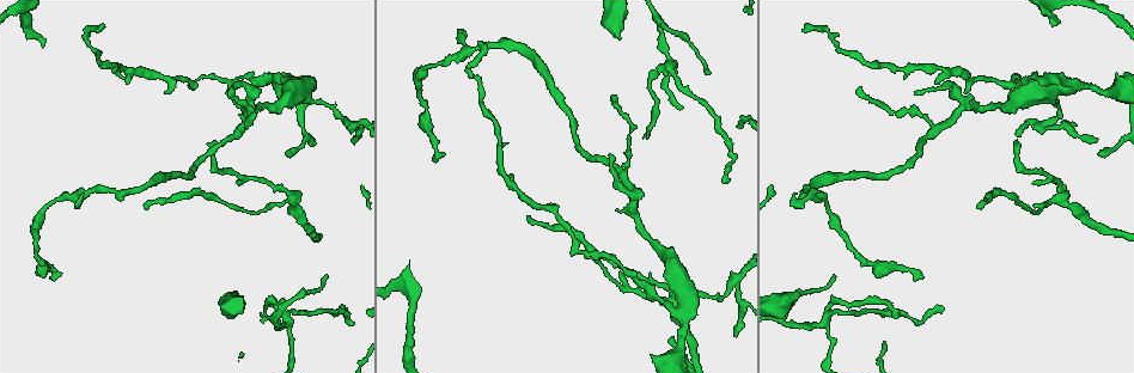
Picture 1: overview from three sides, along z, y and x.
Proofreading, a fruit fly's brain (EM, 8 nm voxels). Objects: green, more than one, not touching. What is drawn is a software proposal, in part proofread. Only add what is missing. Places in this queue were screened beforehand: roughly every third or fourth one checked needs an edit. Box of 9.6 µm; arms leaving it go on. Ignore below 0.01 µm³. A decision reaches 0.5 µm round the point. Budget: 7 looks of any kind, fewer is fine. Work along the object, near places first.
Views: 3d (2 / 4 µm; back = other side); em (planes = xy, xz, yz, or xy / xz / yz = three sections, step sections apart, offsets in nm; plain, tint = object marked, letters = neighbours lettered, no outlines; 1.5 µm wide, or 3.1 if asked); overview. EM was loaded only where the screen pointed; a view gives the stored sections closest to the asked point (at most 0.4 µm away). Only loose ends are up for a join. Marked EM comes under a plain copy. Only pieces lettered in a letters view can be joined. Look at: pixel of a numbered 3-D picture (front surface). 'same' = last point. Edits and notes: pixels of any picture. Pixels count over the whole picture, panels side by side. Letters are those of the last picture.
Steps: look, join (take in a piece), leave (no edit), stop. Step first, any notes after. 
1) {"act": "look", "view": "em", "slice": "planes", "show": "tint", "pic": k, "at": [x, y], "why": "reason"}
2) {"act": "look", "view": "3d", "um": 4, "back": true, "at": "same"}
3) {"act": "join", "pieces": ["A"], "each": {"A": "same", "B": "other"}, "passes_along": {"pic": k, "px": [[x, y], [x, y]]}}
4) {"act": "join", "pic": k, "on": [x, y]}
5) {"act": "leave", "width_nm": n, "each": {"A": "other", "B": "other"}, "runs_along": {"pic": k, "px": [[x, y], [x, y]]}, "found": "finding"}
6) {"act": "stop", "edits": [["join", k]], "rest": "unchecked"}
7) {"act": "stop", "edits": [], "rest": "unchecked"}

{"act": "look", "view": "em", "slice": "planes", "show": "letters", "pic": 1, "at": [614, 99], "why": "branch stops here"}

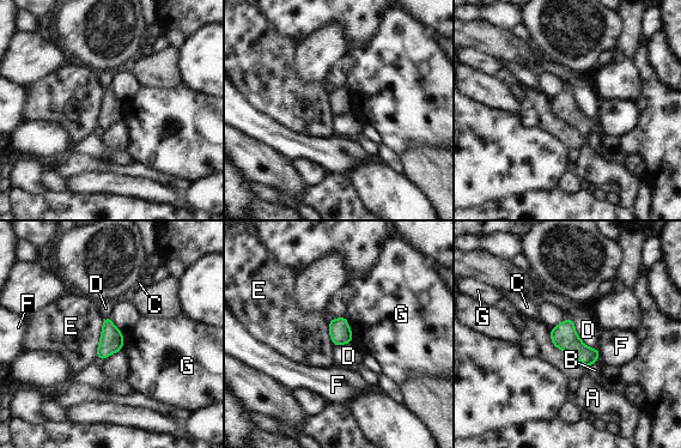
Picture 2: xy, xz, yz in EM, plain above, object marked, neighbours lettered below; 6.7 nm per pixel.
{"act": "leave", "each": {"A": "other", "B": "other", "C": "other", "D": "other", "E": "other", "F": "other", "G": "other"}, "found": "none of them fits"}

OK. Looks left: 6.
{"act": "look", "view": "3d", "um": 4, "back": true, "pic": 1, "at": [351, 141], "why": "tapers out"}

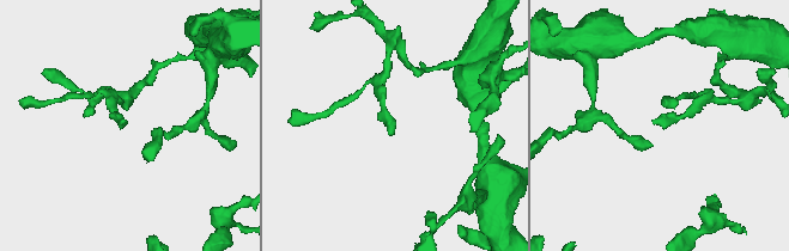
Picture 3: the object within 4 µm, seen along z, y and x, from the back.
{"act": "look", "view": "em", "slice": "xy", "step": 8, "show": "tint", "pic": 3, "at": [390, 135], "why": "now the EM"}

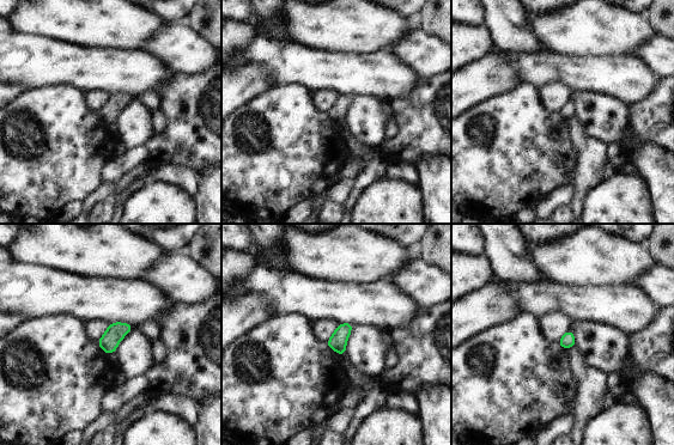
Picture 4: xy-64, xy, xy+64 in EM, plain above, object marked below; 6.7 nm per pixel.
{"act": "look", "view": "em", "slice": "xz", "step": 8, "show": "letters", "at": "same"}

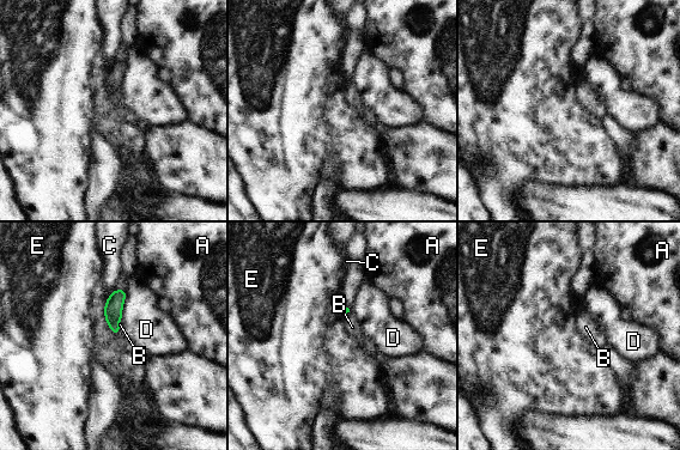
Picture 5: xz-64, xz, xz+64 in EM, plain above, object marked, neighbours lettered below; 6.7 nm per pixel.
{"act": "leave", "width_nm": 110, "each": {"A": "other", "B": "other", "C": "other", "D": "other", "E": "other"}, "border": {"pic": 5, "px": [[126, 289], [122, 317], [120, 320]]}, "found": "none of them fits"}

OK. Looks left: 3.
{"act": "look", "view": "em", "slice": "yz", "step": 4, "show": "tint", "pic": 1, "at": [723, 183], "why": "tapers out"}

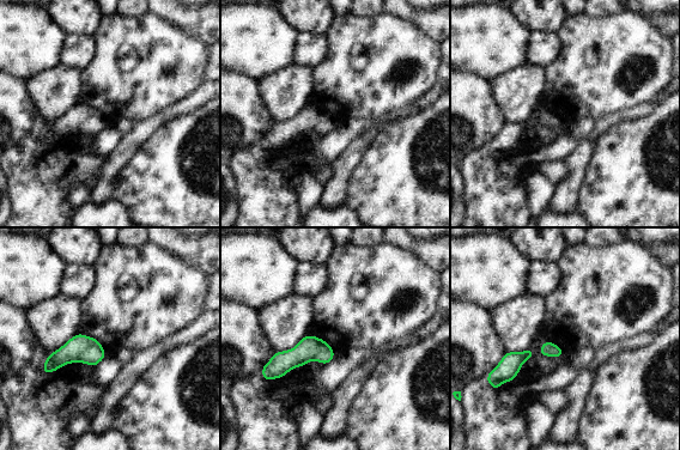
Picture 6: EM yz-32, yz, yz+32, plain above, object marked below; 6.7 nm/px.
{"act": "look", "view": "em", "slice": "planes", "show": "letters", "at": "same", "why": "another direction"}

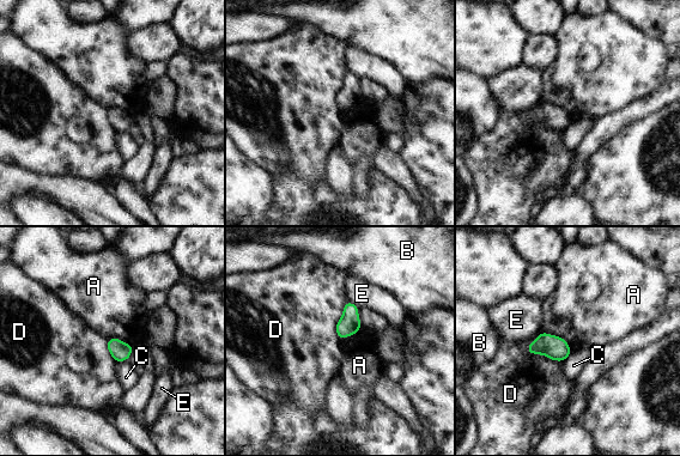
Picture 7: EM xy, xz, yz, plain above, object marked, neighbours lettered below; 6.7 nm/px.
{"act": "leave", "longest_contact_nm": ["D", 280], "each": {"A": "other", "B": "other", "C": "other", "D": "other", "E": "other"}, "border": {"pic": 7, "px": [[542, 330], [559, 335], [571, 351]]}, "found": "none of them fits"}

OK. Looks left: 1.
{"act": "stop", "edits": [], "rest": "unchecked"}

